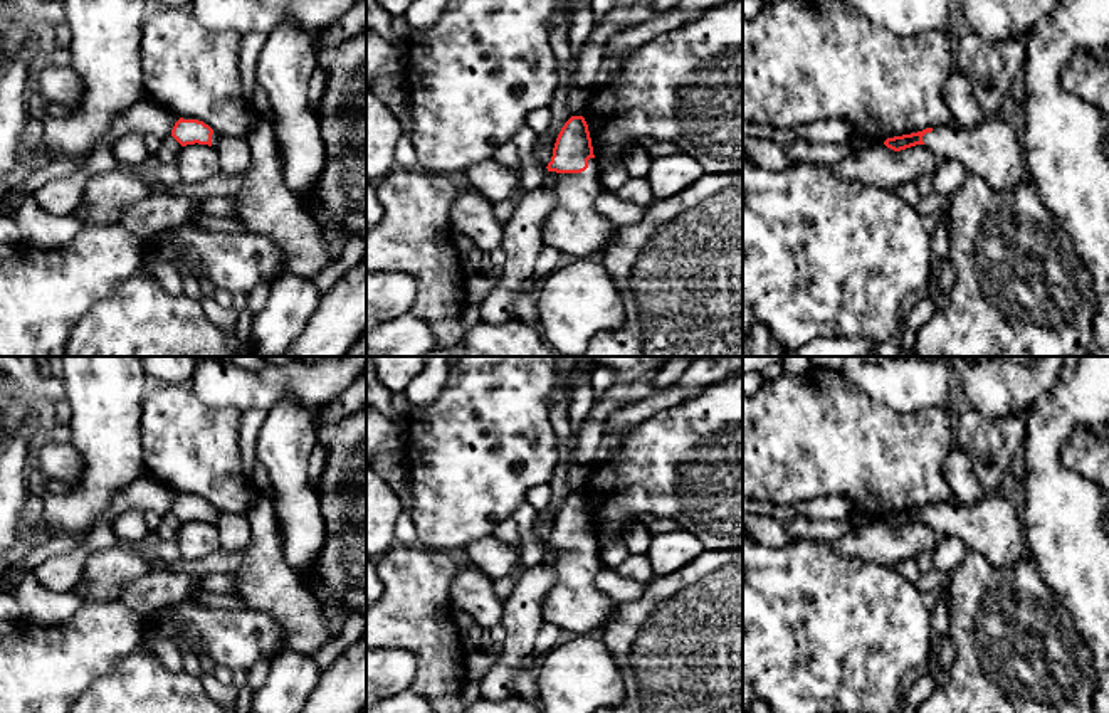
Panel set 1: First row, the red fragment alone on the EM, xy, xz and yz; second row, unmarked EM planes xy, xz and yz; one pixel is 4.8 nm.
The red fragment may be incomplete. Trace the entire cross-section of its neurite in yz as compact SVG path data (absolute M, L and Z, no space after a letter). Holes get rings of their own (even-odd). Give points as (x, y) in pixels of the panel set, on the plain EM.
M986 493L973 504L951 498L934 506L887 515L884 521L894 528L924 521L941 533L958 536L996 568L1028 558L1022 513L1001 494Z

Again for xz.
M583 493L565 499L546 545L541 563L554 572L556 582L543 604L544 622L576 636L602 632L617 604L595 584L603 563Z

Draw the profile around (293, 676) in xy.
M286 649L272 659L265 683L254 691L252 713L299 713L321 673L311 656Z

